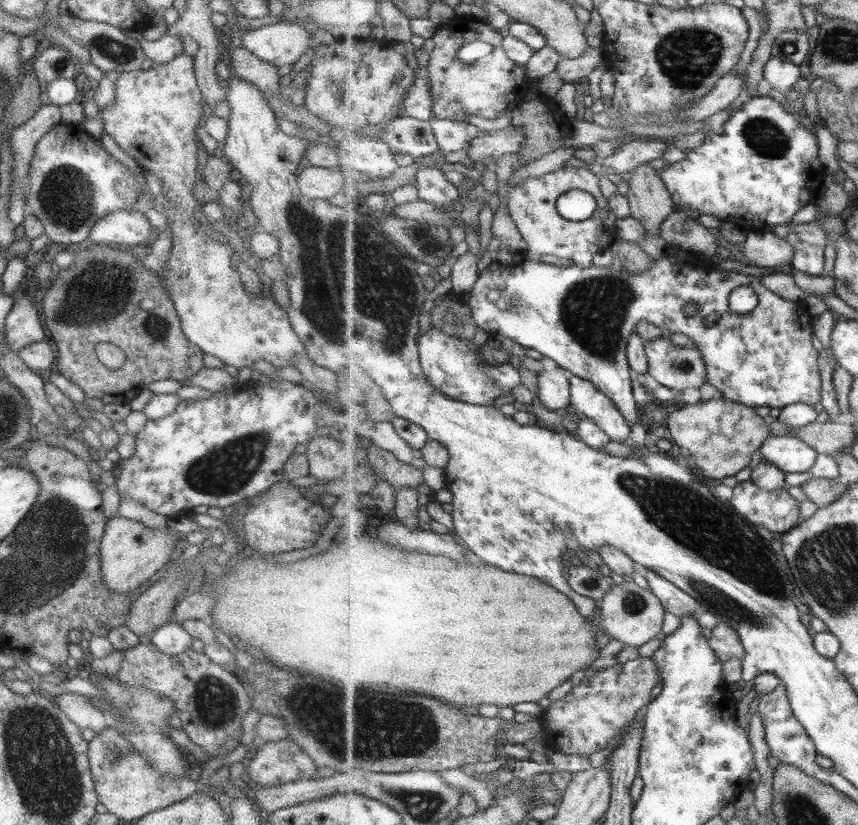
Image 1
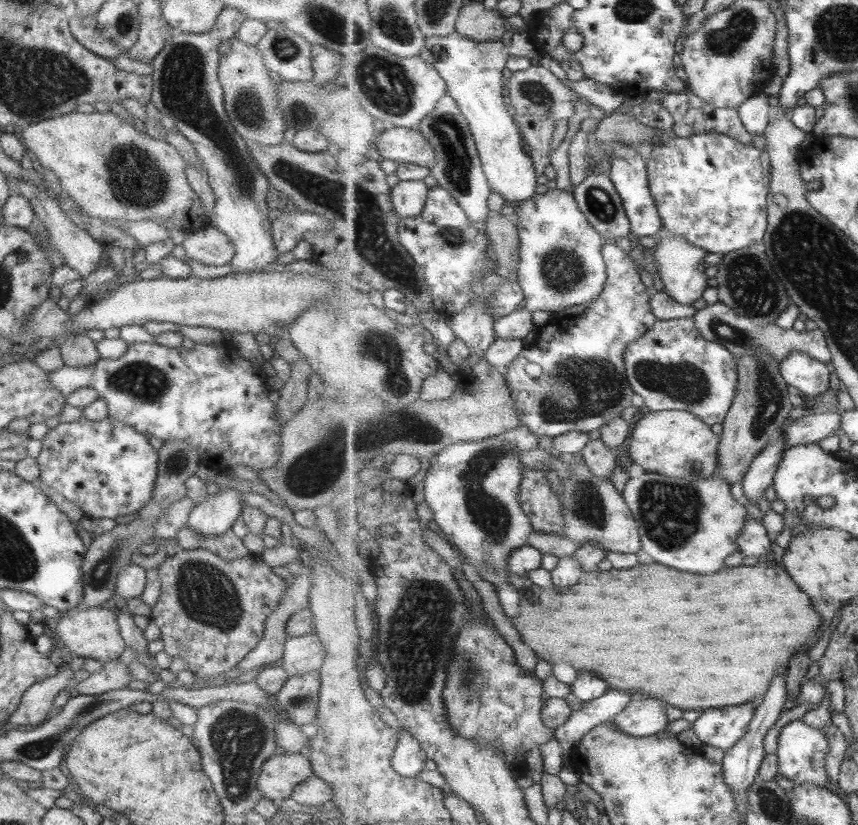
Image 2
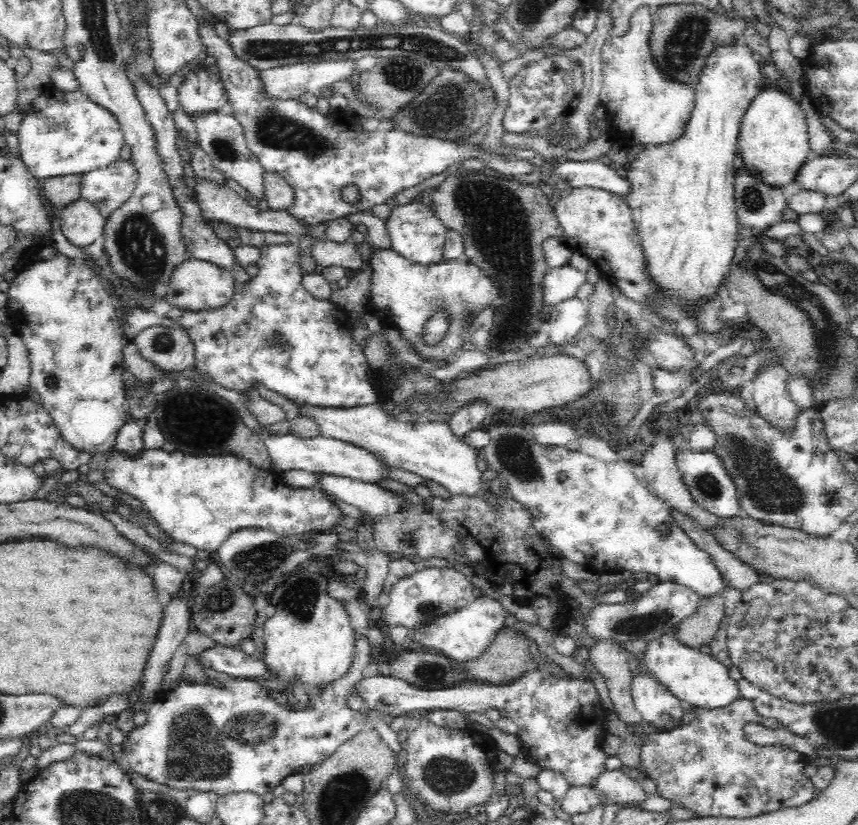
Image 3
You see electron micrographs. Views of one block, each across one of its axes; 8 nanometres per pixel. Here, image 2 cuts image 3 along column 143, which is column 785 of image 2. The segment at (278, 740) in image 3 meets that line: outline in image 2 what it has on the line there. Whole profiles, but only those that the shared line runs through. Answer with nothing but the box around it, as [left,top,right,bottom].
[777,719,829,787]

